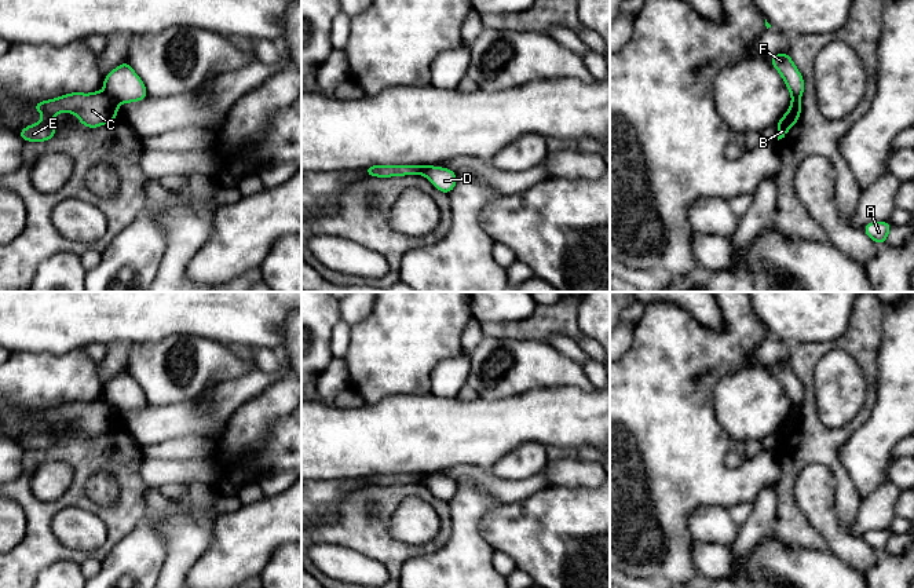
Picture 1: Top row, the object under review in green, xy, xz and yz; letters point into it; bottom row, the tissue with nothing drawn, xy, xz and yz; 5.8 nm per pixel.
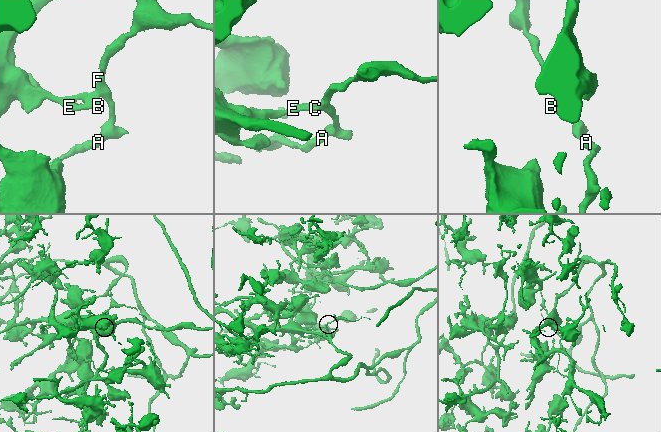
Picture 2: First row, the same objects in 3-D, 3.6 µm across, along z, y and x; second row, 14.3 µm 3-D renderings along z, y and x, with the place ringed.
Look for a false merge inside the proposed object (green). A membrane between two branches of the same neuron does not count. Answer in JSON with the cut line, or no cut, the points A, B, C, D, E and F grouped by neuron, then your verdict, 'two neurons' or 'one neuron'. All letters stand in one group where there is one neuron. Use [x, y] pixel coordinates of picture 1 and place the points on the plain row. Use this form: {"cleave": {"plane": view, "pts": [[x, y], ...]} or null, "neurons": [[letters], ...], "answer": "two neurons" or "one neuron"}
{"cleave": {"plane": "xy", "pts": [[105, 401], [117, 412]]}, "neurons": [["A", "D", "F"], ["B", "C", "E"]], "answer": "two neurons"}

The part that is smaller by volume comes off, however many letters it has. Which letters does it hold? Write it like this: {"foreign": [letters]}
{"foreign": ["A", "D", "F"]}

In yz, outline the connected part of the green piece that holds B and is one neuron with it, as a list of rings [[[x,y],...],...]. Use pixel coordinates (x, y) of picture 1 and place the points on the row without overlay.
[[[791,406],[791,413],[786,423],[778,430],[778,449],[785,446],[787,439],[798,430],[801,423],[801,409],[798,406]]]

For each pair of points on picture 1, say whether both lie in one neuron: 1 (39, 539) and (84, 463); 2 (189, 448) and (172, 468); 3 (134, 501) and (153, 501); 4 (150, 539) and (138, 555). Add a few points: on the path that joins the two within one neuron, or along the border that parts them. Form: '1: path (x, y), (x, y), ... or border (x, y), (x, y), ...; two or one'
1: path (41, 519), (62, 503), (79, 482); one
2: border (146, 459), (212, 459); two
3: border (147, 488), (145, 504), (150, 512); two
4: path (146, 543), (142, 551); one

